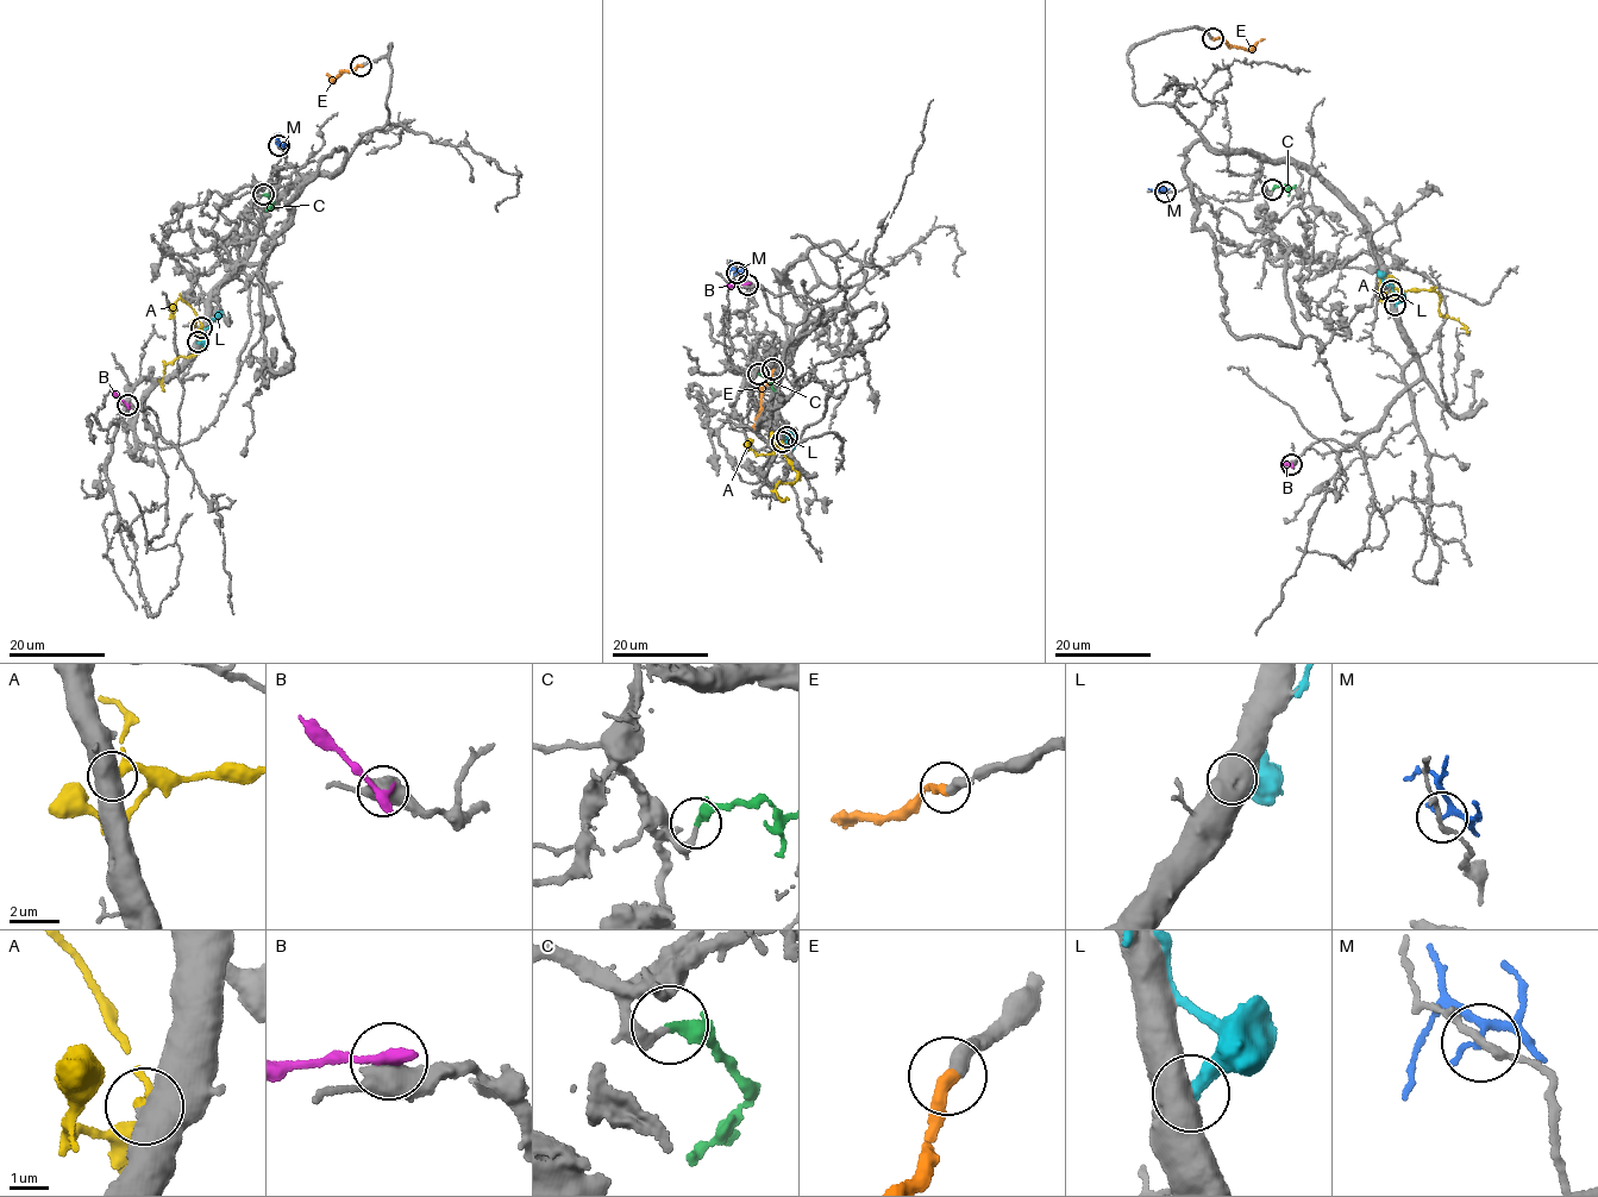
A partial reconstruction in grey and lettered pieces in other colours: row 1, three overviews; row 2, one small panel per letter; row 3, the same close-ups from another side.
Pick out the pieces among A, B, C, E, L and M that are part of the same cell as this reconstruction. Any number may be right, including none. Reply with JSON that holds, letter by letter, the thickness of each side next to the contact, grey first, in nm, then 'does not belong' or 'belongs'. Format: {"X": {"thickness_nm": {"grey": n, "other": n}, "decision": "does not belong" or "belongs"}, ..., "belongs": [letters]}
{"A": {"thickness_nm": {"grey": 800, "other": 280}, "decision": "does not belong"}, "B": {"thickness_nm": {"grey": 550, "other": 420}, "decision": "does not belong"}, "C": {"thickness_nm": {"grey": 240, "other": 240}, "decision": "belongs"}, "E": {"thickness_nm": {"grey": 420, "other": 340}, "decision": "belongs"}, "L": {"thickness_nm": {"grey": 800, "other": 360}, "decision": "does not belong"}, "M": {"thickness_nm": {"grey": 180, "other": 180}, "decision": "does not belong"}, "belongs": ["C", "E"]}

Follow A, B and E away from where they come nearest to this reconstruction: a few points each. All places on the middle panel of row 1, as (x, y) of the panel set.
A: (781, 442), (797, 480), (778, 482), (775, 488), (779, 499), (788, 497)
B: (747, 284), (726, 286)
E: (772, 369), (770, 382), (762, 390), (753, 430)

